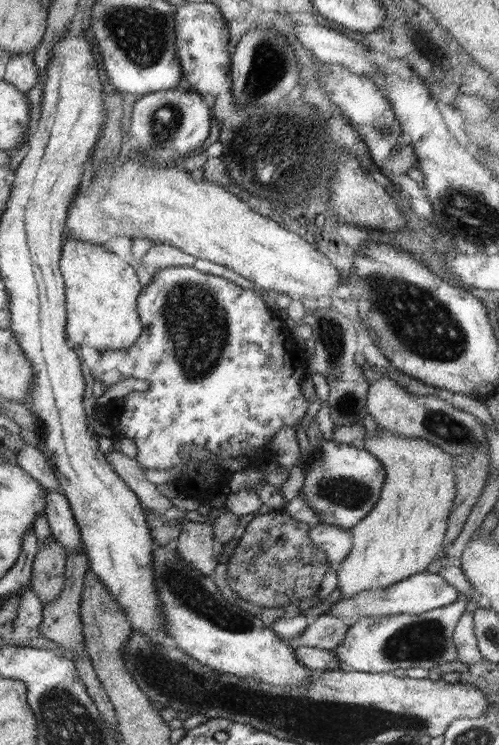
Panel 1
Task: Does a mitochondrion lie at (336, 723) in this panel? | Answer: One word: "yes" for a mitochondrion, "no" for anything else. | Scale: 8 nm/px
yes

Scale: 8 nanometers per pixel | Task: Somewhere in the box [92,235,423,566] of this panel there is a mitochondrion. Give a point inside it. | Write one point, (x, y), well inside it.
(196, 323)

